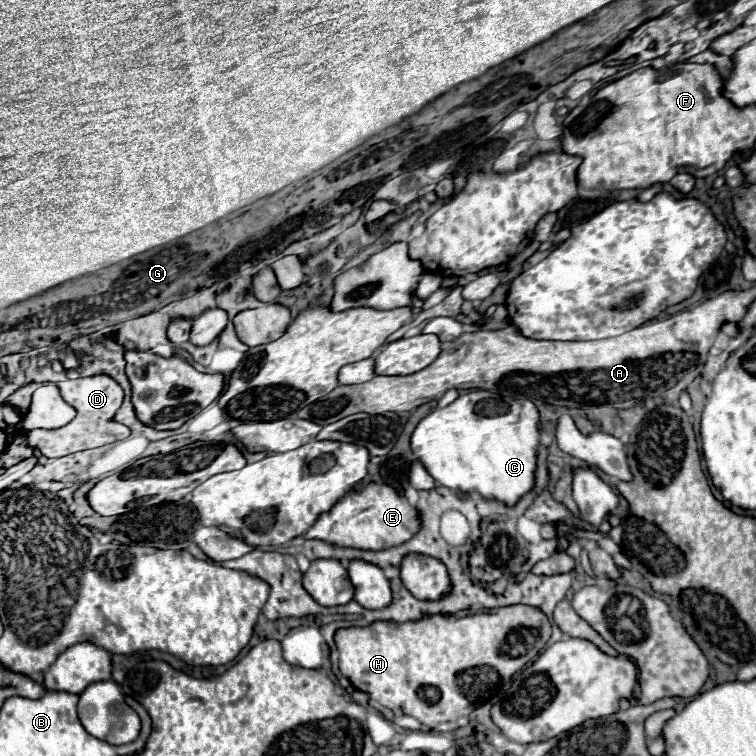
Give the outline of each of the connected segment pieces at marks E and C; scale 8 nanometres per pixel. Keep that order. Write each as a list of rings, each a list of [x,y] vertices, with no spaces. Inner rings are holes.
[[[369,484],[363,490],[353,490],[345,494],[329,512],[323,512],[319,520],[309,528],[303,538],[323,540],[327,544],[343,548],[365,548],[365,550],[385,550],[407,542],[419,530],[419,520],[415,508],[399,496],[387,484]]]
[[[473,390],[445,408],[435,408],[415,428],[411,450],[439,486],[465,494],[481,494],[513,506],[535,486],[537,452],[541,444],[539,410],[527,398]]]

